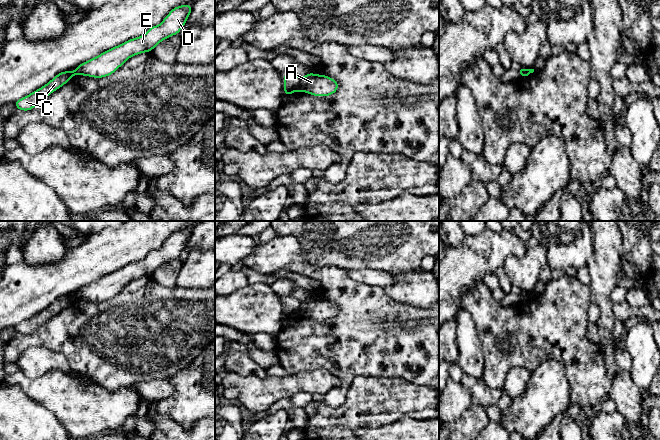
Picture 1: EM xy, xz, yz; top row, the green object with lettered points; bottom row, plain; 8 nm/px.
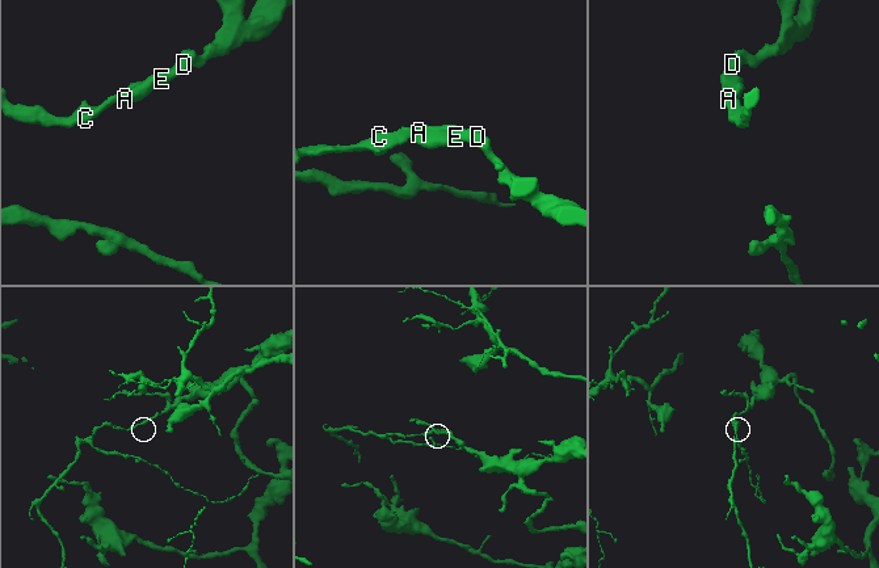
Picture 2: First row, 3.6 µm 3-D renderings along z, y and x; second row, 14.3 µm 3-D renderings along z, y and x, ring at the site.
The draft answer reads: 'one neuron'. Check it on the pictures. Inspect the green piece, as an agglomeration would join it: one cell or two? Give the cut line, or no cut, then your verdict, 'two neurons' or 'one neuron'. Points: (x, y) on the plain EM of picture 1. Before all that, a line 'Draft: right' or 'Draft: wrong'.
Draft: wrong
cut xz (301, 302), (298, 313); two neurons

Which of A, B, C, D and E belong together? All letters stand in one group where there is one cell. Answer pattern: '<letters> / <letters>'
A D E / B C

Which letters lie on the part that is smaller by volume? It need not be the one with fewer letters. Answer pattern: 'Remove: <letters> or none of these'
Remove: B, C

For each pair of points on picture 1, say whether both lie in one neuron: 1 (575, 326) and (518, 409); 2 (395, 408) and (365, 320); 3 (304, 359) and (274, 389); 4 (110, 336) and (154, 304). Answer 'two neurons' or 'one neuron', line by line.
1: two neurons
2: two neurons
3: two neurons
4: one neuron

